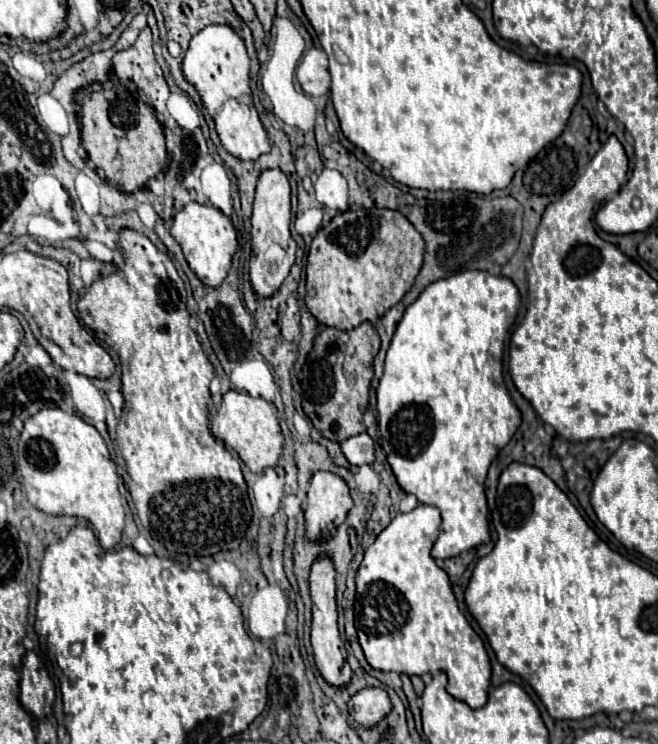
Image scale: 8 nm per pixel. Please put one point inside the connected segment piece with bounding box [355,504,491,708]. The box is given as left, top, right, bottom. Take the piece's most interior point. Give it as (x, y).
(408, 621)

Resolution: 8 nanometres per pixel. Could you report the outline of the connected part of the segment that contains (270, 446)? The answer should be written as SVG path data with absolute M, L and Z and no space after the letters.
M229 390L227 394L223 394L221 408L211 424L211 432L225 446L233 448L251 472L263 472L267 468L273 468L283 452L283 434L273 404L263 398L253 398L247 392Z

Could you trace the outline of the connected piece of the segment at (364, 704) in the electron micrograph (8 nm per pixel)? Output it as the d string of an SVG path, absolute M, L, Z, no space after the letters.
M365 686L359 692L355 692L349 698L349 714L359 722L361 726L375 726L379 720L385 718L385 714L391 710L389 696L383 688Z

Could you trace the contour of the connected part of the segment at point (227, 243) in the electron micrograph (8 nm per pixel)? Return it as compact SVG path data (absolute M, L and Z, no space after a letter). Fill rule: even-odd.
M191 202L175 214L171 234L183 248L185 260L195 276L205 286L221 286L221 282L227 278L233 254L237 250L237 232L233 228L233 222L213 206L201 206L197 202Z

